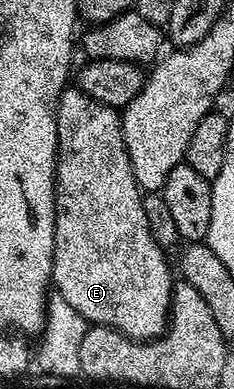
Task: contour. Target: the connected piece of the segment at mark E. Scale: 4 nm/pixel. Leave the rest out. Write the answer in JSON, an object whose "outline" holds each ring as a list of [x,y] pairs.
{"outline":[[[65,86],[64,92],[56,106],[56,232],[54,233],[54,253],[52,254],[52,281],[51,286],[55,294],[66,299],[89,324],[98,327],[109,327],[121,331],[127,339],[147,341],[158,339],[168,329],[168,320],[172,309],[172,289],[174,278],[168,268],[168,259],[165,248],[154,241],[154,233],[150,229],[150,221],[146,221],[145,210],[142,209],[143,194],[136,184],[134,169],[130,165],[130,157],[124,140],[122,115],[117,108],[108,107],[102,101],[94,101],[86,93],[82,93],[79,86]]]}

